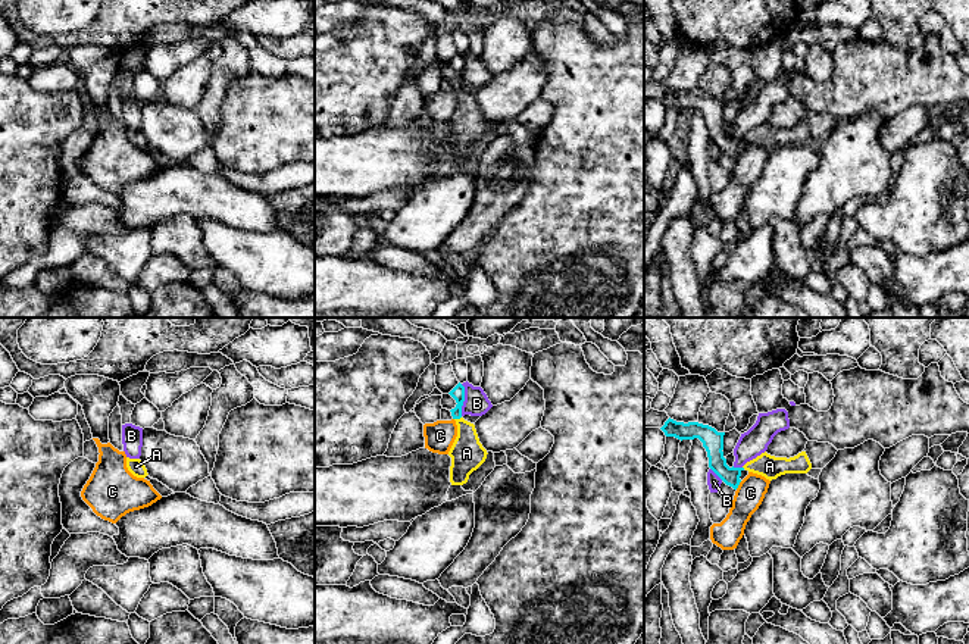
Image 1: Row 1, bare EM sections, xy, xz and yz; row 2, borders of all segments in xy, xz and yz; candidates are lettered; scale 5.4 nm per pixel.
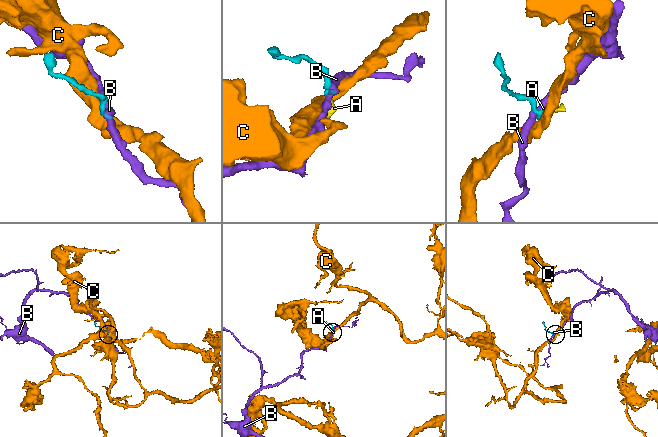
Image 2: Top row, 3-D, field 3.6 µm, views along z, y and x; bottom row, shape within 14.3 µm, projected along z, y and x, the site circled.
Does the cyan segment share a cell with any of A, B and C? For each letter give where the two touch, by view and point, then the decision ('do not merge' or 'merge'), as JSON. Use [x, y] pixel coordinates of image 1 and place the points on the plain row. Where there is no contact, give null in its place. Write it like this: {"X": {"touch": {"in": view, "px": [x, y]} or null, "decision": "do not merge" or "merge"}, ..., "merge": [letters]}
{"A": {"touch": {"in": "xz", "px": [458, 88]}, "decision": "merge"}, "B": {"touch": {"in": "xz", "px": [463, 71]}, "decision": "do not merge"}, "C": {"touch": {"in": "yz", "px": [738, 155]}, "decision": "do not merge"}, "merge": ["A"]}

